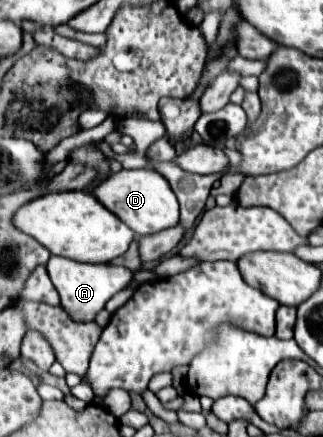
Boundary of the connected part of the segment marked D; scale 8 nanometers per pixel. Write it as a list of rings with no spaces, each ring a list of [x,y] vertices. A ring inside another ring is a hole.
[[[120,170],[118,174],[108,176],[108,180],[102,182],[102,188],[96,186],[92,194],[98,196],[98,200],[108,210],[112,210],[126,226],[130,226],[138,236],[156,234],[160,230],[178,226],[178,200],[166,178],[160,176],[156,170]]]

